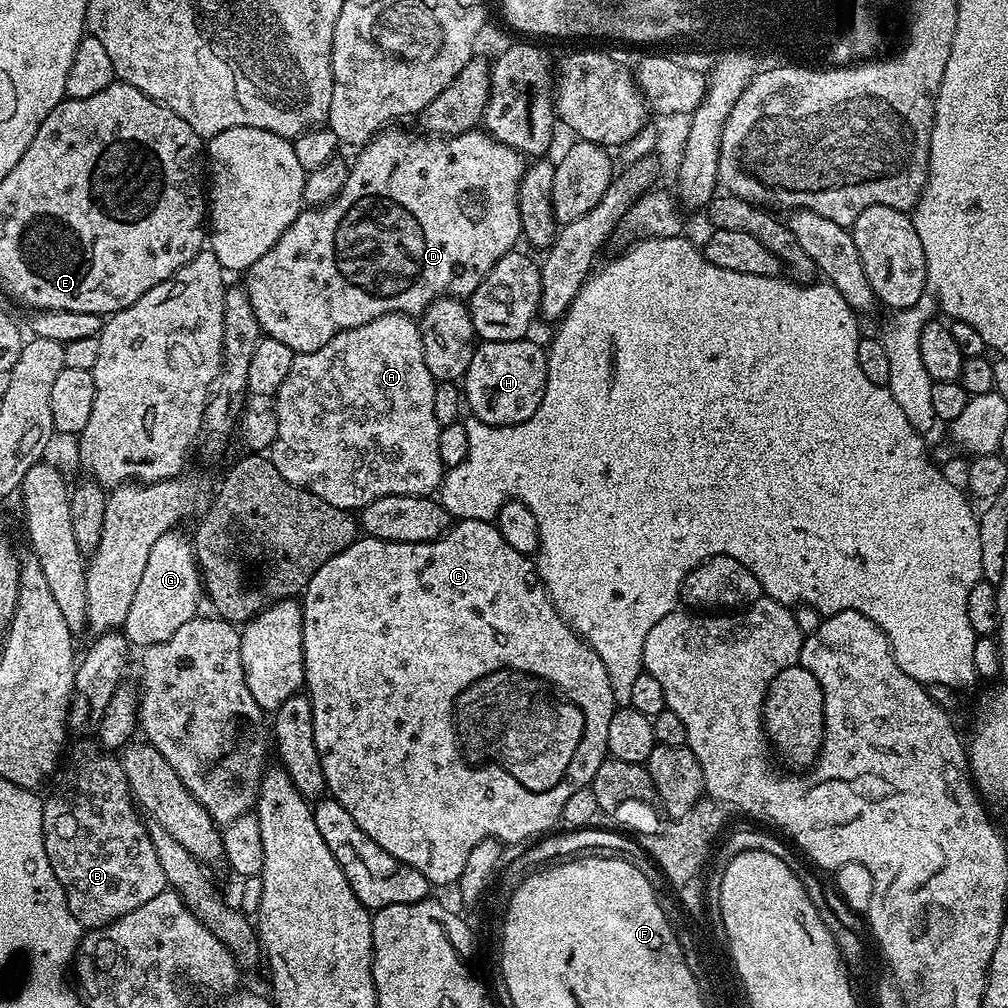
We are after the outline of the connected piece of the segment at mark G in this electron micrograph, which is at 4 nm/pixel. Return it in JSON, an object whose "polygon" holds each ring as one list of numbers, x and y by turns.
{"polygon":[[176,530,167,532,154,544,150,557,147,558,142,582,138,582,137,593,133,601,130,602,129,613,126,614,122,625,123,635,127,637,129,643,138,644,140,648,155,647,162,641,166,641,180,626,184,626,199,613,200,600,202,604,202,577,199,565,195,560,195,553,192,551,189,539,178,532]]}

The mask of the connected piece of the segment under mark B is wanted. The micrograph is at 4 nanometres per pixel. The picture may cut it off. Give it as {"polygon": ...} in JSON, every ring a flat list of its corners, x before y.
{"polygon":[[95,751,84,752,81,754,80,760,72,760,69,762,68,769,65,770,64,777,60,780,60,785,49,796,46,796,44,800,44,813,42,814,46,858,50,858,50,866,58,878,62,890,66,894,66,902,70,906,70,914,74,914,74,918,80,923,81,929,84,930,101,928,118,918,122,918,122,914,130,914,130,910,138,910,138,906,146,906,146,902,150,902,150,898,158,898,158,894,166,891,166,885,168,883,166,874,162,874,162,866,158,862,158,854,154,854,154,842,150,842,145,821,143,819,140,821,141,813,138,811,137,805,132,799,131,792,128,791,126,774,122,770,119,759,107,751]]}

